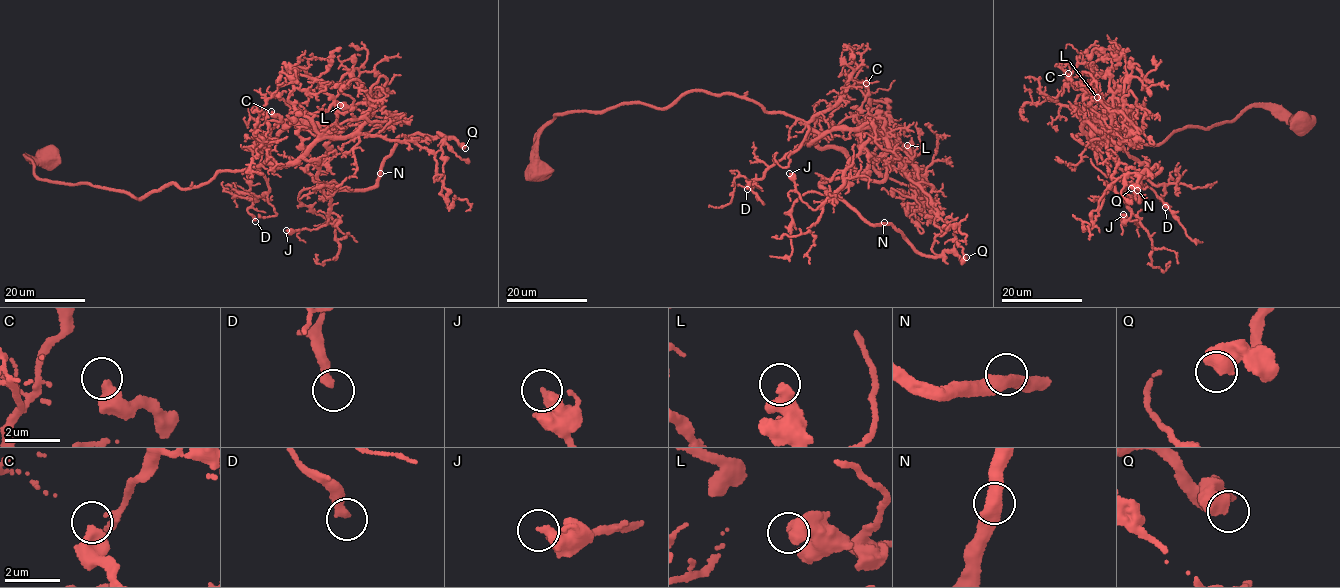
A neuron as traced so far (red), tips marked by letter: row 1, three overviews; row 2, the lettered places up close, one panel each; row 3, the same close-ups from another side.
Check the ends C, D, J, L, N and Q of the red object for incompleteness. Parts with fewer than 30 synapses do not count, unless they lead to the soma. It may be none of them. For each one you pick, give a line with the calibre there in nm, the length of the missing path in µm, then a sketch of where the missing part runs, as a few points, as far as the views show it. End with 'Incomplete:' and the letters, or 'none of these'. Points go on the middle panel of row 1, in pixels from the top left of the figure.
Q: Thickness 650 nm. Missing length about 90 µm
Incomplete: Q

